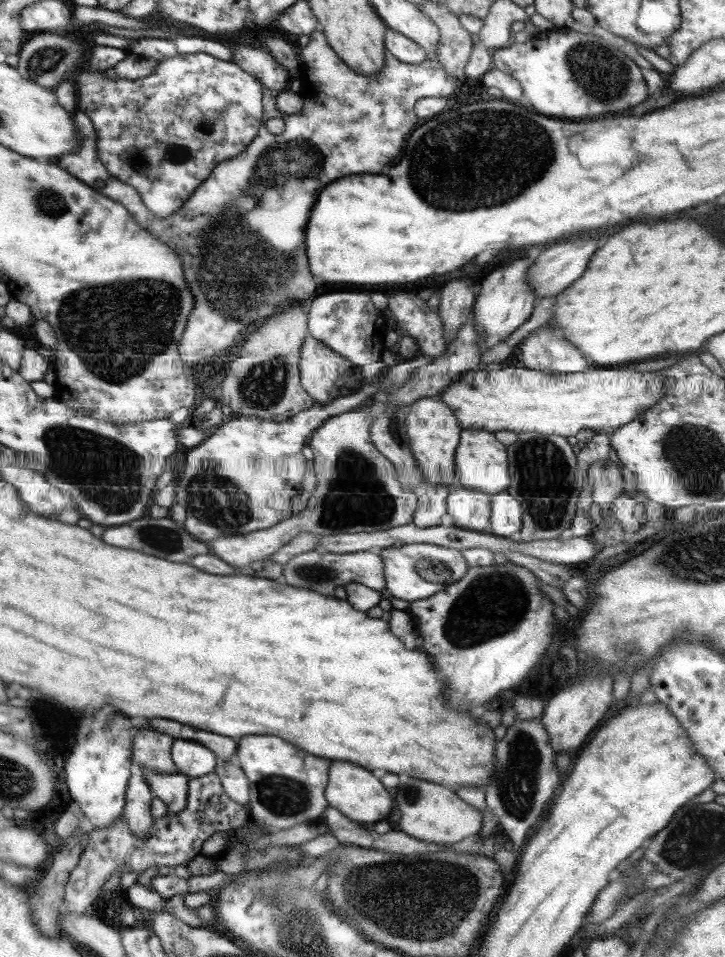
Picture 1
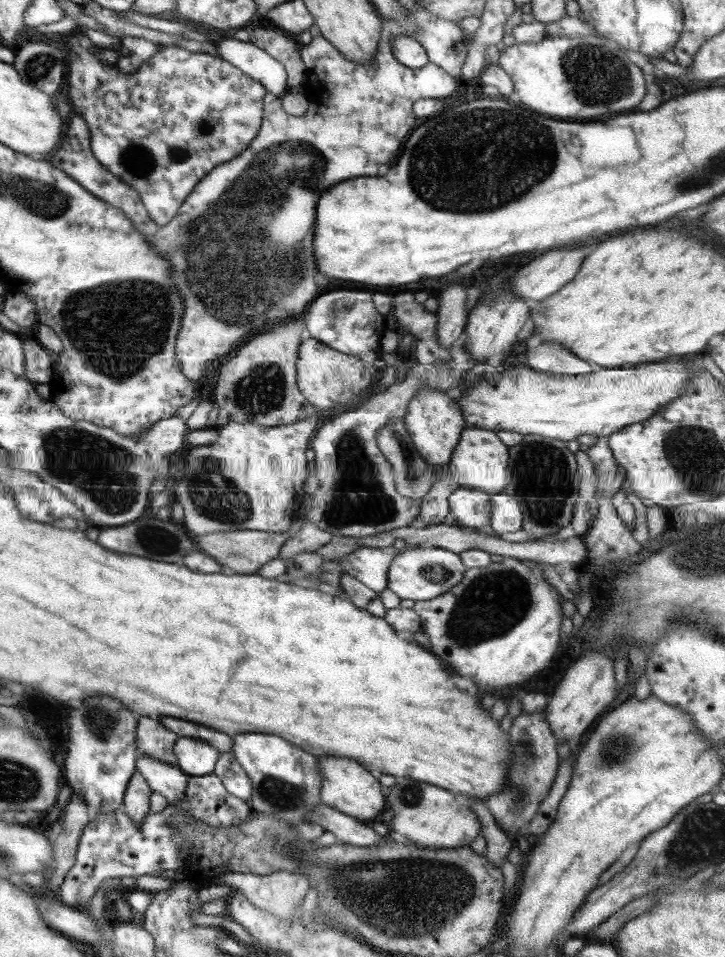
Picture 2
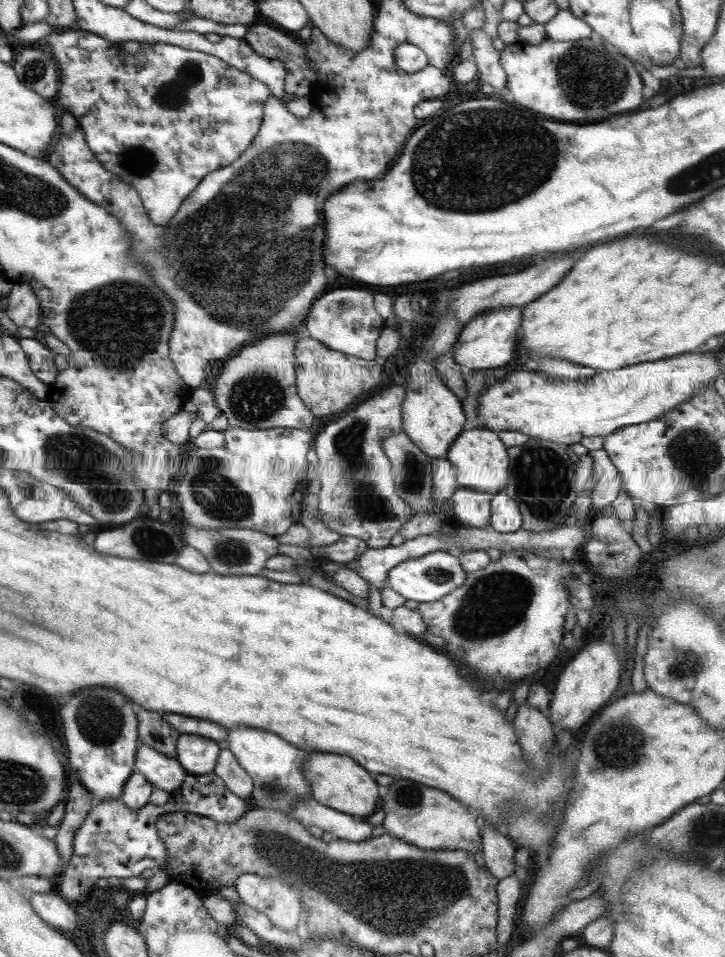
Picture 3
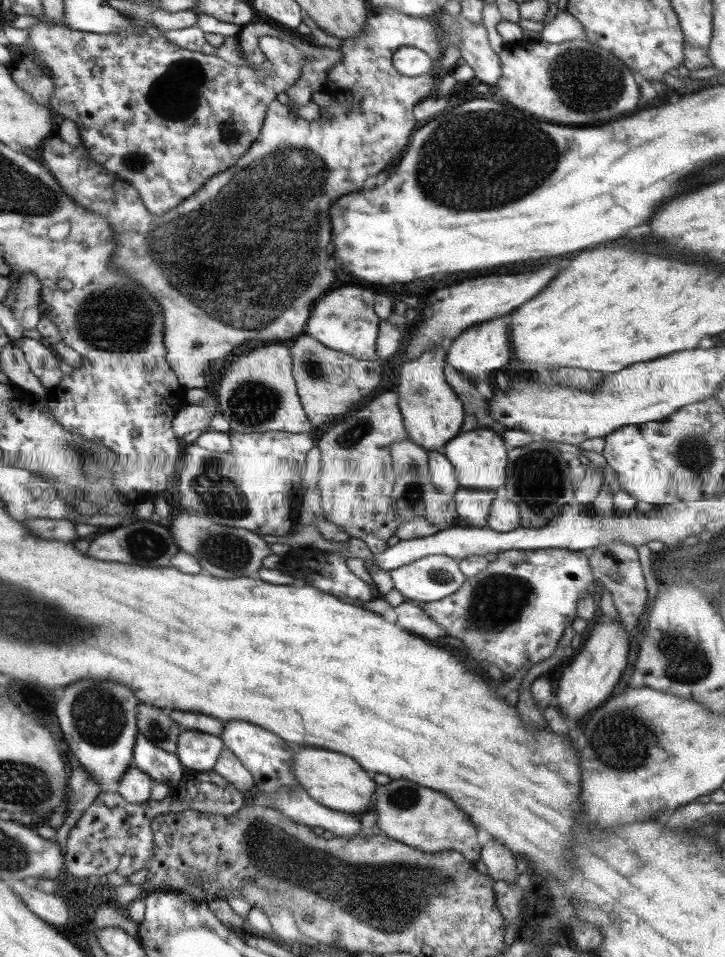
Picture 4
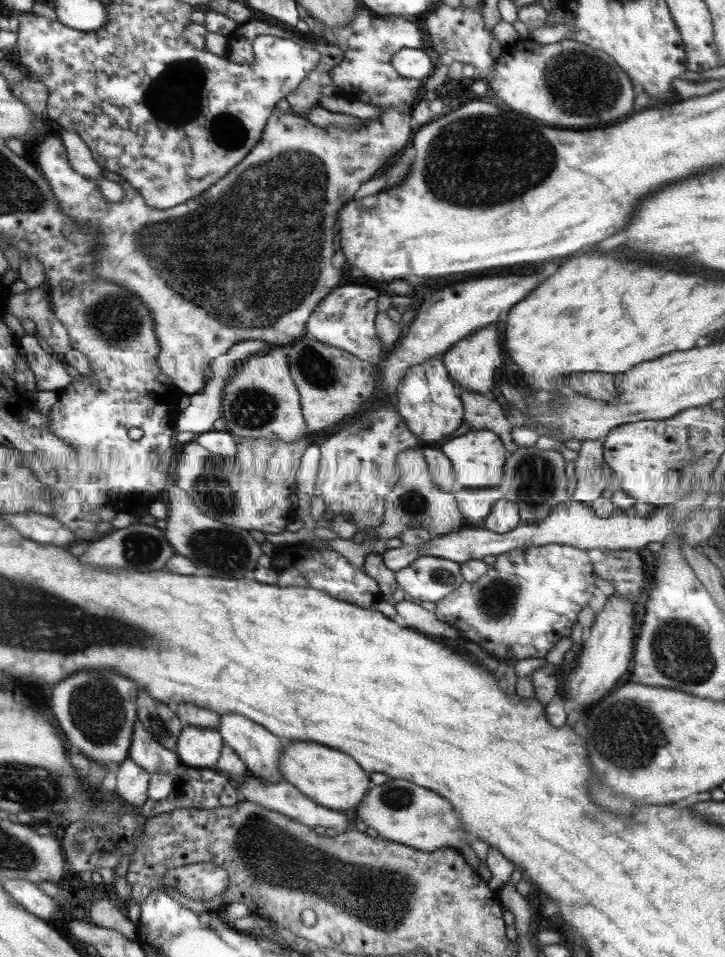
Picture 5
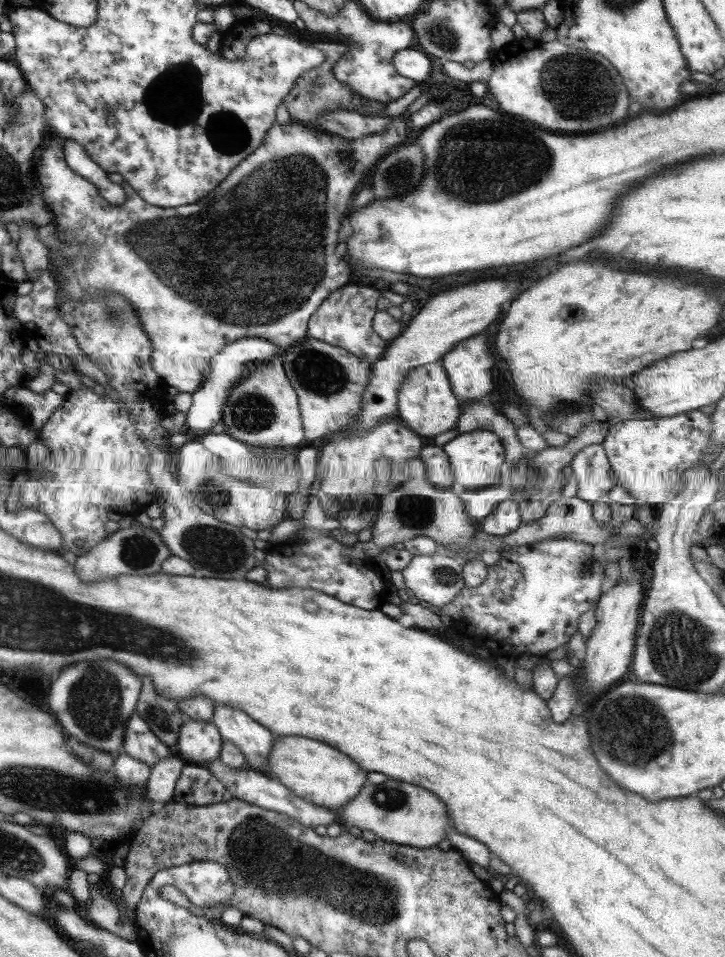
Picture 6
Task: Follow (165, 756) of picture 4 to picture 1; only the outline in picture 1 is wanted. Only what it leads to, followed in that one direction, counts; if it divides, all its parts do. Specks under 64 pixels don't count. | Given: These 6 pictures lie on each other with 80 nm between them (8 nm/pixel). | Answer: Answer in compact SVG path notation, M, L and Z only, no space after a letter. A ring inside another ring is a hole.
M141 768L154 796L163 800L170 813L180 812L187 803L189 777L180 772L174 774L159 773Z

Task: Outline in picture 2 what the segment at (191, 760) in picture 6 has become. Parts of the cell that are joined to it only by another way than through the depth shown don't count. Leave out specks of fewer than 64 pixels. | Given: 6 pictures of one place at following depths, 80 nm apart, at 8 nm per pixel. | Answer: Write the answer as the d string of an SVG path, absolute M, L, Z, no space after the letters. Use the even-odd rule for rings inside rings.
M179 737L174 754L177 767L190 777L206 776L215 770L221 752L209 742L192 737Z

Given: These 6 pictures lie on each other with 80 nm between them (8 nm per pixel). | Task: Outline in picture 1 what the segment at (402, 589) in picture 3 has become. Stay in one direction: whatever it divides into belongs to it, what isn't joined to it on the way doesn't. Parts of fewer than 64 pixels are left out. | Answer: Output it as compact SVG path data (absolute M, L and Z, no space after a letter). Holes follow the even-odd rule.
M427 542L404 544L399 548L394 546L384 549L378 556L382 558L385 566L385 588L394 598L408 600L410 603L426 599L435 592L448 588L448 585L456 584L456 581L464 577L469 569L460 551Z

